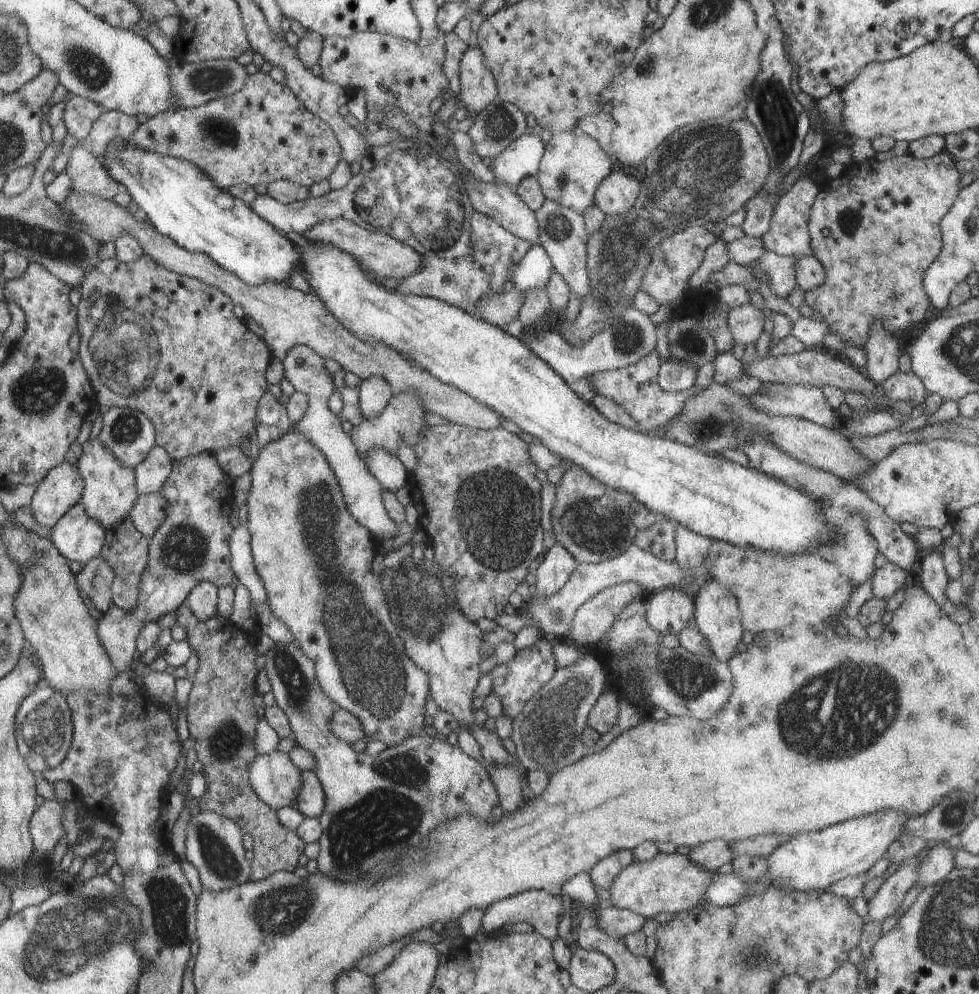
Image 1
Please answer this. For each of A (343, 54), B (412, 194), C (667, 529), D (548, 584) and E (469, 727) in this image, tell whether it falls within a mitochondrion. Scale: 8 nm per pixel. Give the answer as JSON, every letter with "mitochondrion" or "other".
{"A":"other","B":"mitochondrion","C":"other","D":"other","E":"other"}

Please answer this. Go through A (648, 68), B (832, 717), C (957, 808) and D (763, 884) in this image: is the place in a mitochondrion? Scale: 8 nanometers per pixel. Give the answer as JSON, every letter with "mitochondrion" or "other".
{"A":"mitochondrion","B":"mitochondrion","C":"mitochondrion","D":"other"}

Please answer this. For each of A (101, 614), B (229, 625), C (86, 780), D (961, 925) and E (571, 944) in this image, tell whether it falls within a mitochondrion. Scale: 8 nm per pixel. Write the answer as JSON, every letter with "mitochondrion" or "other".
{"A":"other","B":"other","C":"other","D":"mitochondrion","E":"other"}

